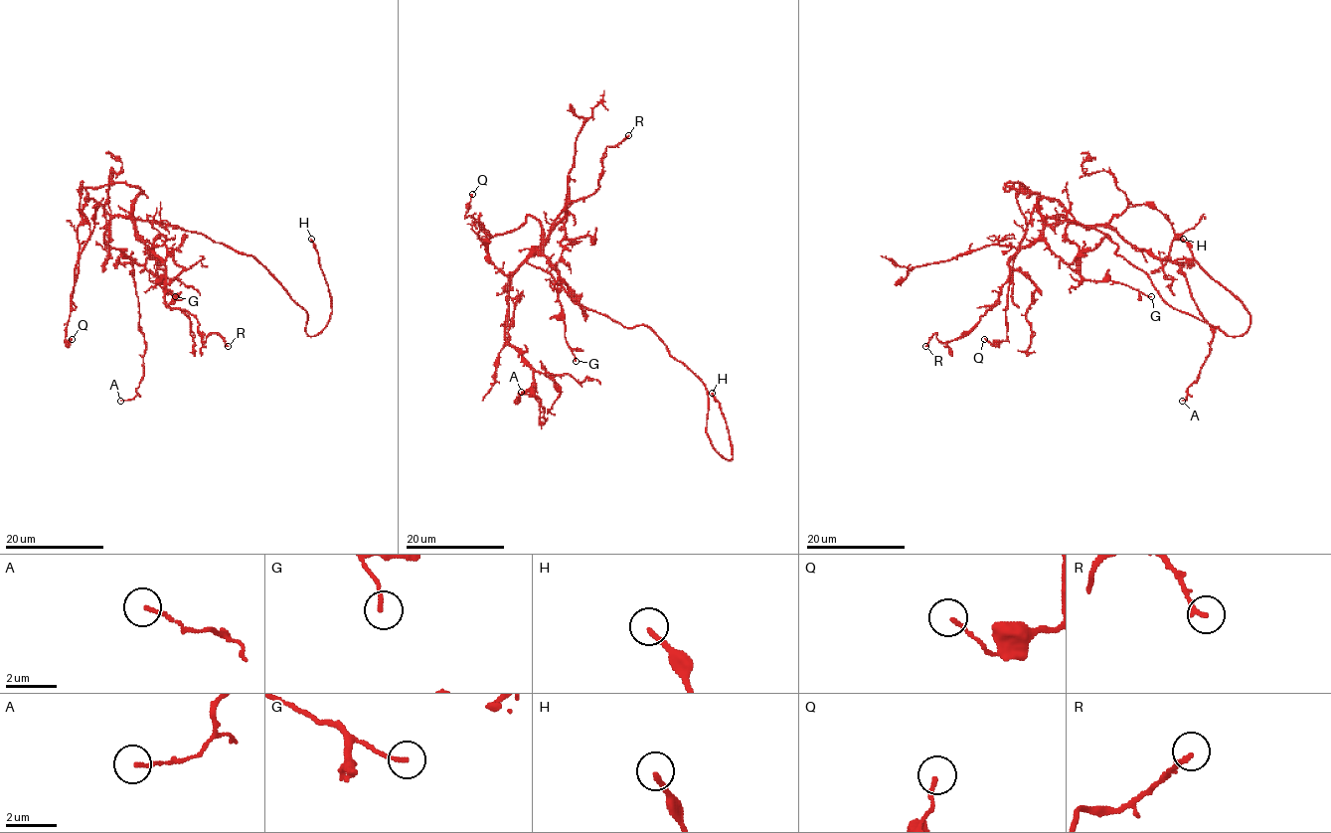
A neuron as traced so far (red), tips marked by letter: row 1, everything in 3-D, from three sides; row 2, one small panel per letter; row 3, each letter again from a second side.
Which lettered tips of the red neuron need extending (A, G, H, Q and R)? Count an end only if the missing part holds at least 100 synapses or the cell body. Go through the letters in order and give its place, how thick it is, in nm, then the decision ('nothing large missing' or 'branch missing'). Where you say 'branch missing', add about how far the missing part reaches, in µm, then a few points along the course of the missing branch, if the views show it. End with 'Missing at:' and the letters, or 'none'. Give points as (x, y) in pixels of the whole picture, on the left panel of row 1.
A: at (120, 401); 130 nm thick; nothing large missing
G: at (175, 296); 140 nm thick; nothing large missing
H: at (311, 239); 190 nm thick; branch missing; about 35 µm are missing; missing branch runs (311, 239), (294, 219), (293, 200), (304, 182), (283, 172), (276, 161)
Q: at (72, 339); 130 nm thick; nothing large missing
R: at (228, 346); 180 nm thick; nothing large missing
Missing at: H

